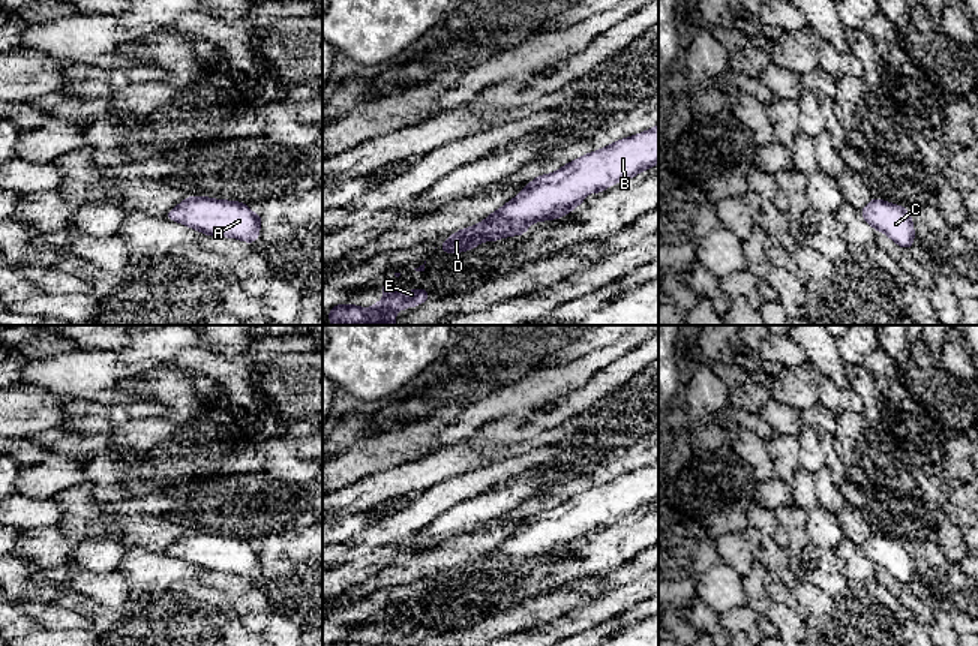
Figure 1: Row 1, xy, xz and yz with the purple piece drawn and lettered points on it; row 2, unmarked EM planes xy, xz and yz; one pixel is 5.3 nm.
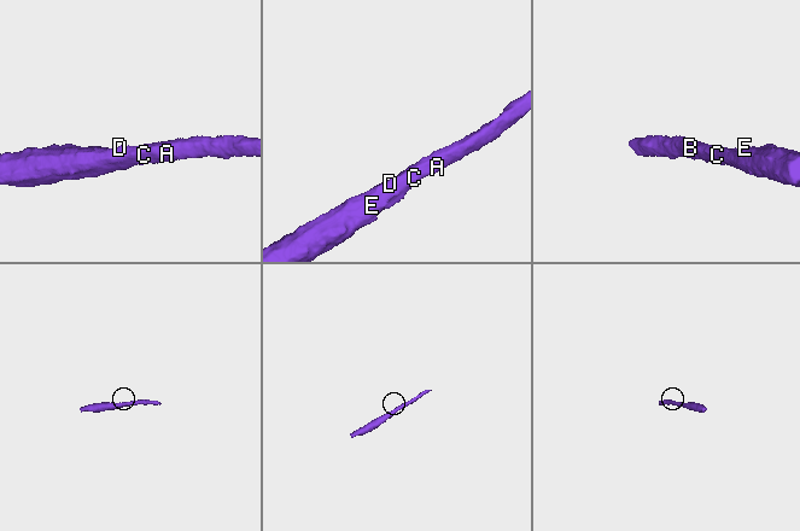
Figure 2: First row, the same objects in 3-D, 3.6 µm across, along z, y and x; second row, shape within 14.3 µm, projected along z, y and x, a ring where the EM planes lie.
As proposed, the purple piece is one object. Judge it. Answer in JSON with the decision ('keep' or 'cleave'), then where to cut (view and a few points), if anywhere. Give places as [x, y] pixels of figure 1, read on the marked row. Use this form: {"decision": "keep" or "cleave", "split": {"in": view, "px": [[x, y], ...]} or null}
{"decision": "keep", "split": null}

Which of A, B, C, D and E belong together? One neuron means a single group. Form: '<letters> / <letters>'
A B C D E

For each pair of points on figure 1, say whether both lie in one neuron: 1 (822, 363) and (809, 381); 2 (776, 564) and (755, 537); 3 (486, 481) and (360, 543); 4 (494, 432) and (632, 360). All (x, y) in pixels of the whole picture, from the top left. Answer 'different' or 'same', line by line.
1: different
2: same
3: same
4: same

